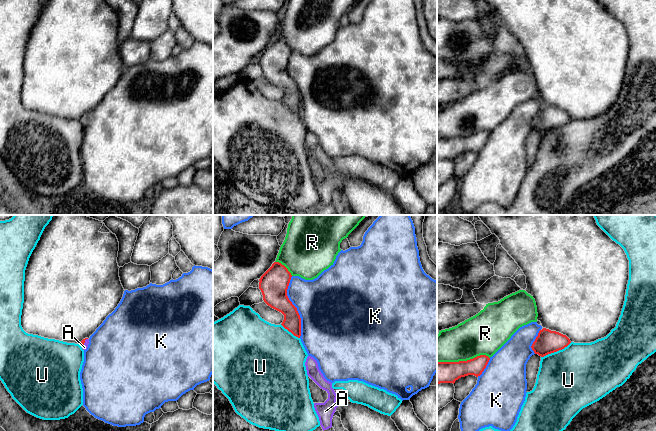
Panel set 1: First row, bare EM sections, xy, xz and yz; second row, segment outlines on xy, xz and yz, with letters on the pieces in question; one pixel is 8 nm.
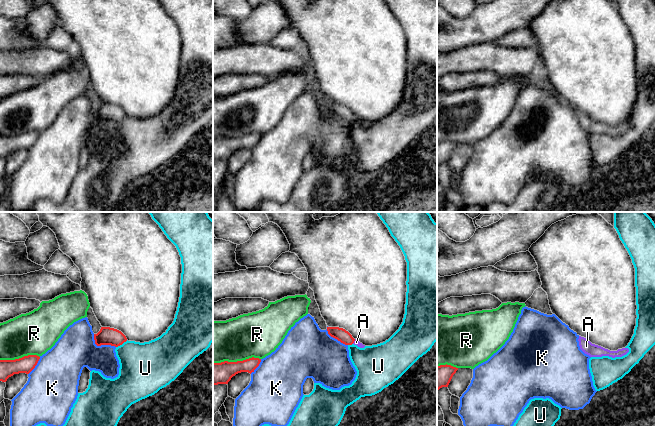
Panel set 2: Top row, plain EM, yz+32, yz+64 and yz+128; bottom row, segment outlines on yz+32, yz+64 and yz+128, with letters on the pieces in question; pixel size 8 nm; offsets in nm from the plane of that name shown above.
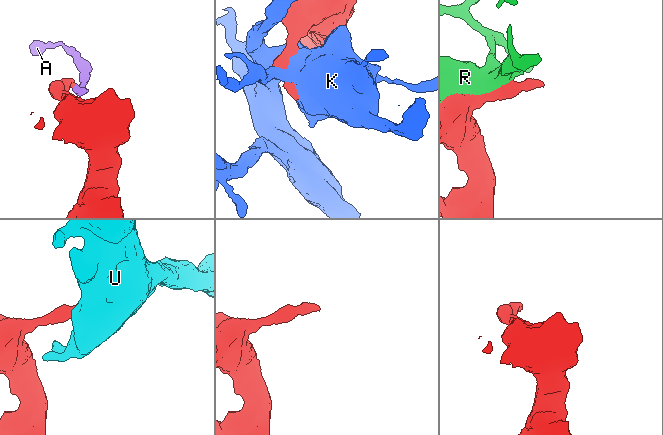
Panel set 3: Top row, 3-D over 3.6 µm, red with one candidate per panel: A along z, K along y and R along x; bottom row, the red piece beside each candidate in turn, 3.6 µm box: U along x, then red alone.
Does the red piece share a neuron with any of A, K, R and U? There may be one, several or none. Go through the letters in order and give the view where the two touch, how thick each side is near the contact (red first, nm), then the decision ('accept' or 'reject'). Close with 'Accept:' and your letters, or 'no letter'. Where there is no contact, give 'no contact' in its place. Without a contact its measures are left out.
A: meets red in xy; 40 nm thick on the red side, 50 nm on the other; accept
K: meets red in xz; 220 nm thick on the red side, 460 nm on the other; reject
R: meets red in yz; 180 nm thick on the red side, 320 nm on the other; reject
U: meets red in yz; 190 nm thick on the red side, 500 nm on the other; reject
Accept: A

